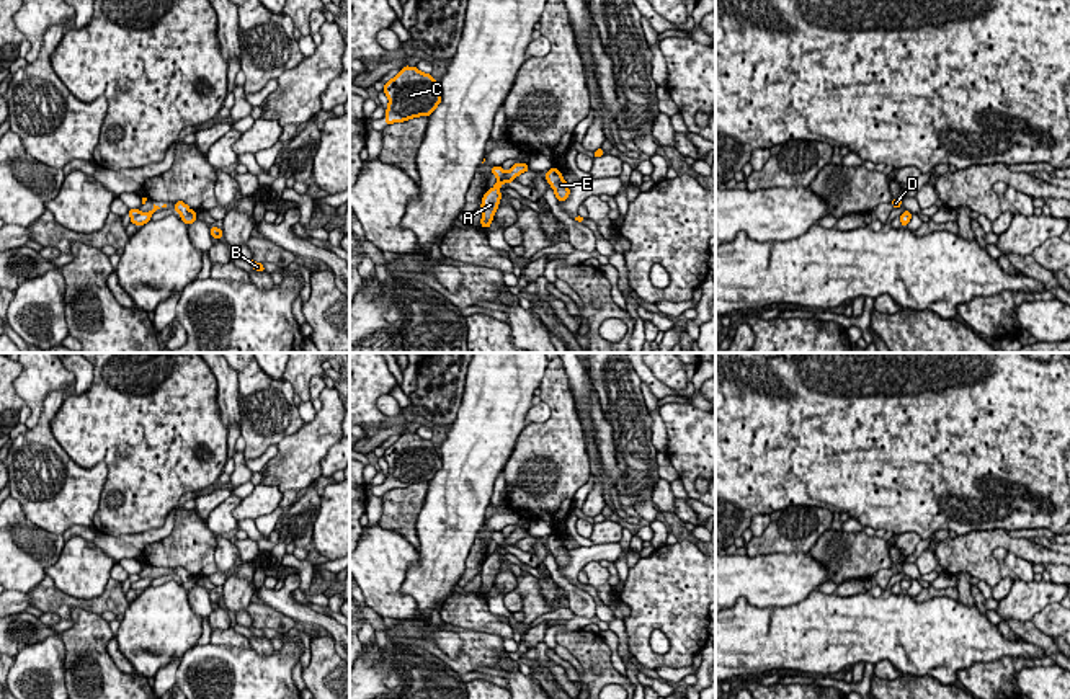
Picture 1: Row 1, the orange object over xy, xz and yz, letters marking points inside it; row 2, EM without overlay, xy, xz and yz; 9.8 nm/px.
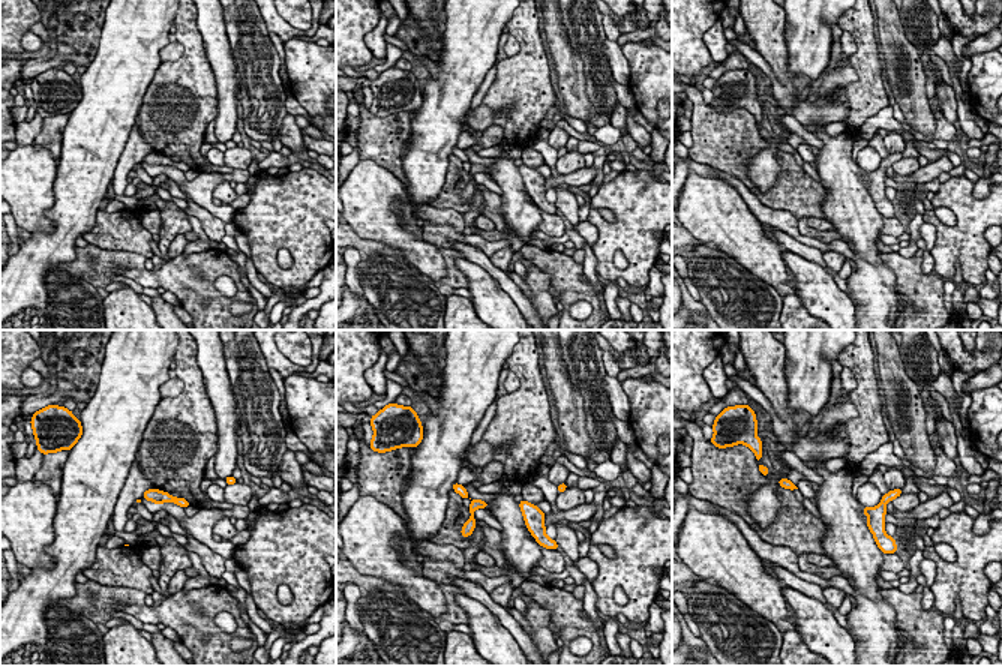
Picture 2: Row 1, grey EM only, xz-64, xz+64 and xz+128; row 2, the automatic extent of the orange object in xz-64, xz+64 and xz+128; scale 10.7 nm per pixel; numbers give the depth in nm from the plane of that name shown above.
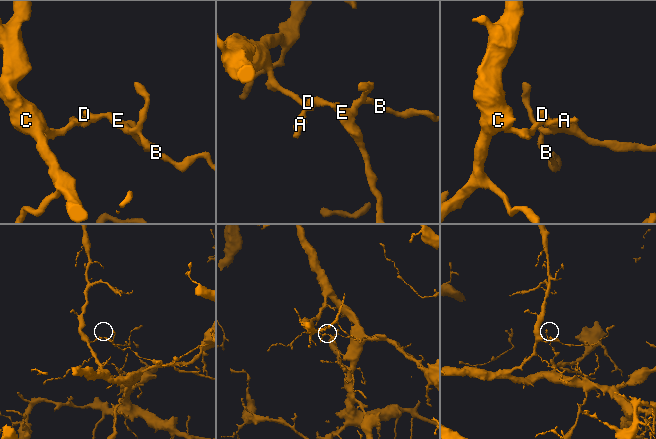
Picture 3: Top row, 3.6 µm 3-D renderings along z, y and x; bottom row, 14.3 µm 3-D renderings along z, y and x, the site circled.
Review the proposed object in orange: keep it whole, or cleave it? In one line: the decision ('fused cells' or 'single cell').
fused cells

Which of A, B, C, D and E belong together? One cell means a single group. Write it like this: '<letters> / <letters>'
A B D E / C

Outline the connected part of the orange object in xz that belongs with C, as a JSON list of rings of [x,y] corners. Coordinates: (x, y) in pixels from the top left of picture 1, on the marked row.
[[[408,65],[384,85],[384,93],[389,98],[386,126],[430,116],[441,103],[441,87],[431,73]]]

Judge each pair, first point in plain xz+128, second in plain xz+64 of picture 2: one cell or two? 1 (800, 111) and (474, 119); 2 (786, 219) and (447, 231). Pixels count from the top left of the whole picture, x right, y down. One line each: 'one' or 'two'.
1: one
2: two

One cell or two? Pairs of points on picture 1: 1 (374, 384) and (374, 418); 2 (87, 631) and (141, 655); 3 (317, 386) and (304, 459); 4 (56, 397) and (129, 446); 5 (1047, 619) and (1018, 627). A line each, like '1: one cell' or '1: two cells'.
1: one cell
2: two cells
3: two cells
4: two cells
5: two cells

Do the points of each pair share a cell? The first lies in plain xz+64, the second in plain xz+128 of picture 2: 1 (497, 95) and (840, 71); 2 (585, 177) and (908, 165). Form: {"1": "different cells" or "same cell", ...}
{"1": "different cells", "2": "different cells"}

